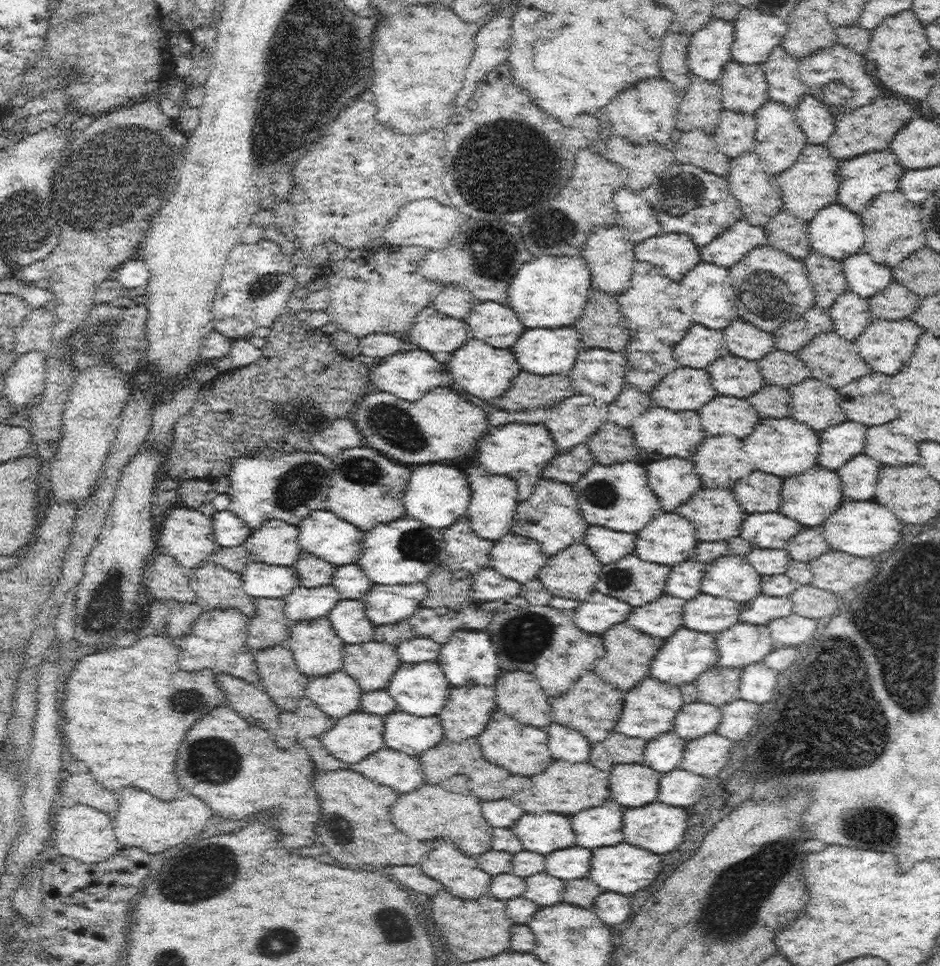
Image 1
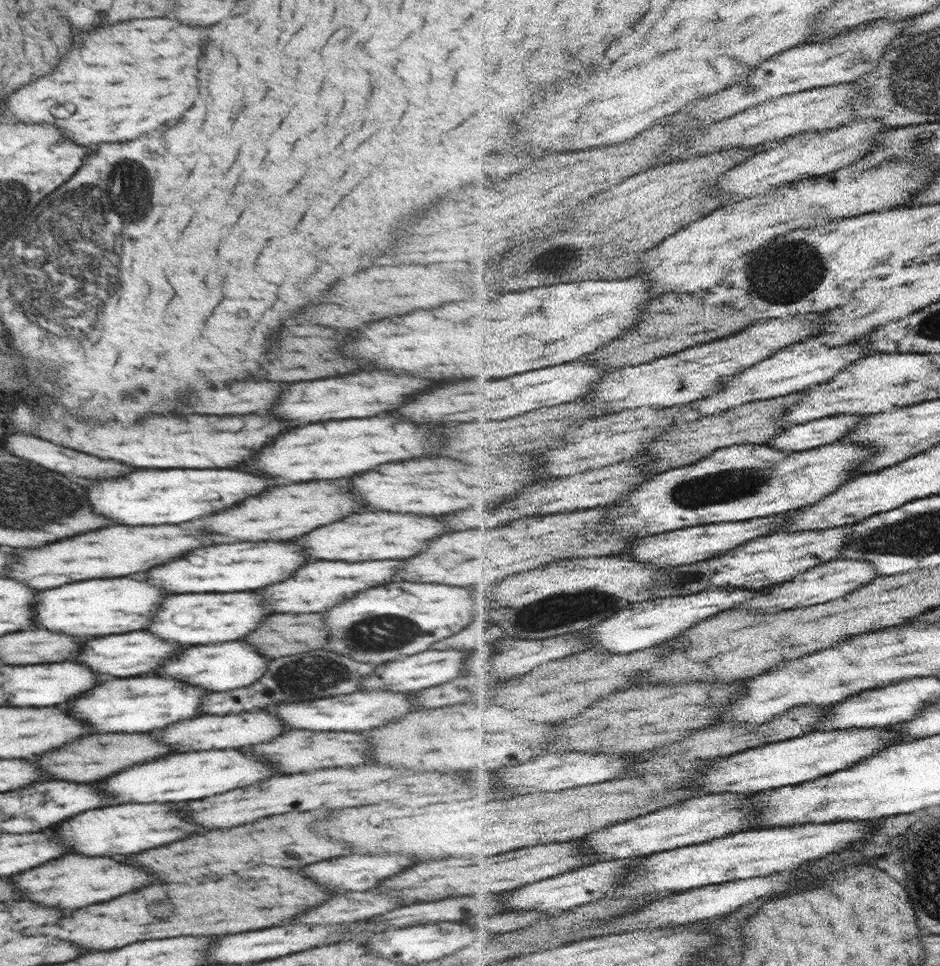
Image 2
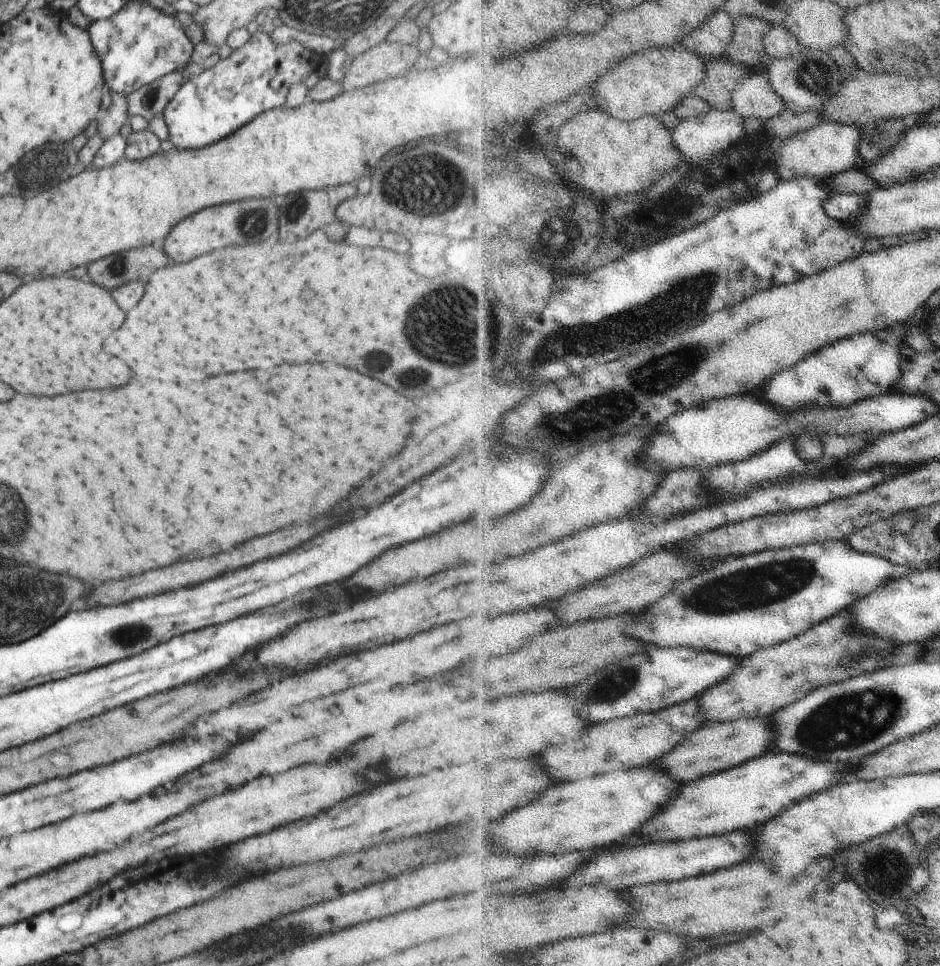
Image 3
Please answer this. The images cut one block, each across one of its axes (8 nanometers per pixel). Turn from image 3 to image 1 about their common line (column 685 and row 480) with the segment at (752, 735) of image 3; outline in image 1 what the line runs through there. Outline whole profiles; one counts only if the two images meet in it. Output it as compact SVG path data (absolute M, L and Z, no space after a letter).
M754 472L734 490L742 510L750 514L779 512L783 503L784 481L776 476Z

